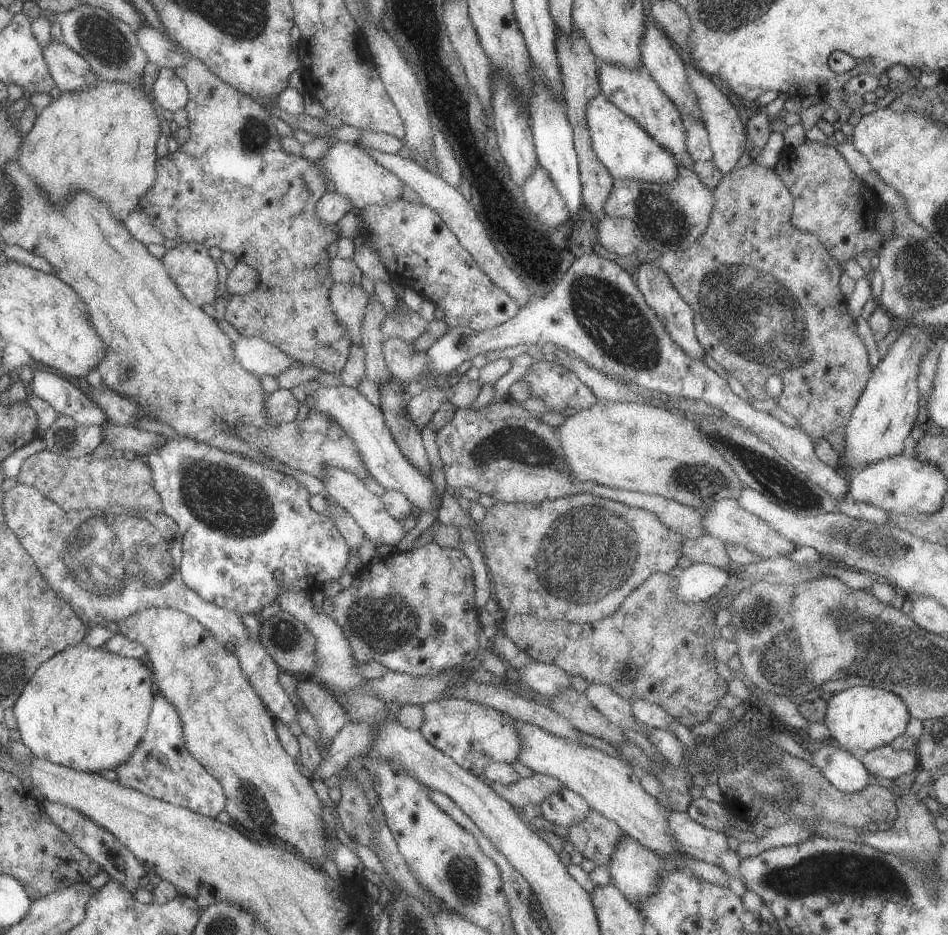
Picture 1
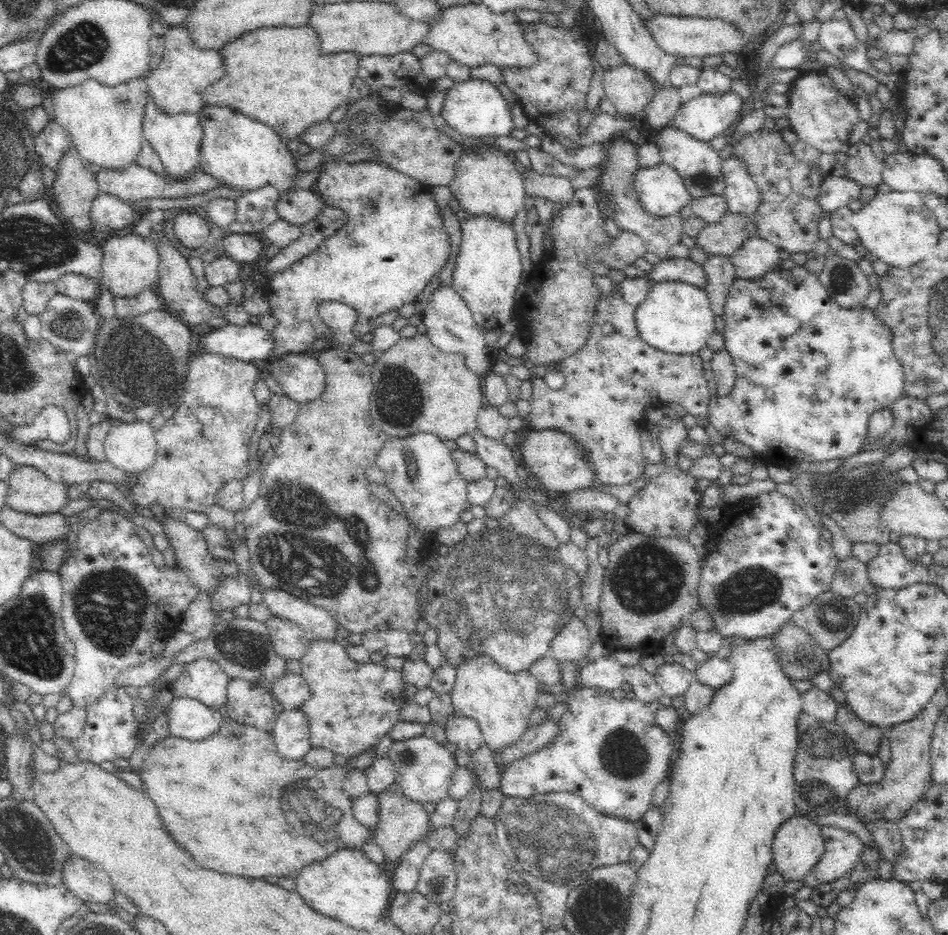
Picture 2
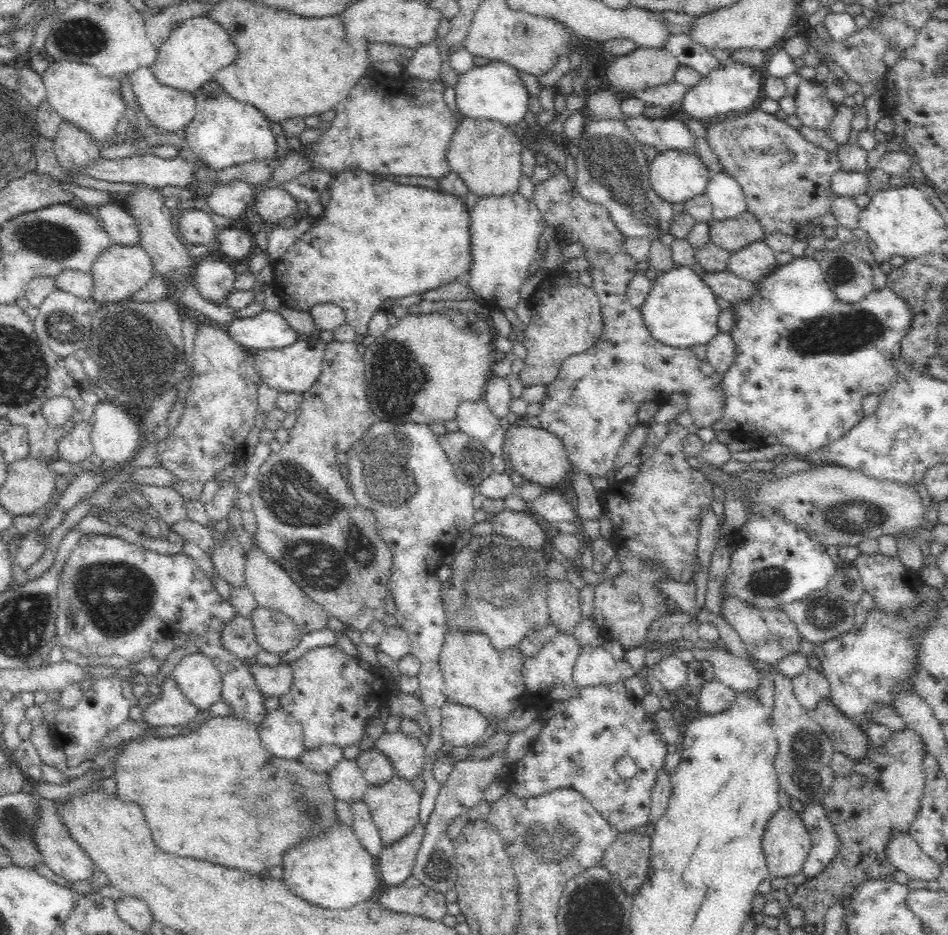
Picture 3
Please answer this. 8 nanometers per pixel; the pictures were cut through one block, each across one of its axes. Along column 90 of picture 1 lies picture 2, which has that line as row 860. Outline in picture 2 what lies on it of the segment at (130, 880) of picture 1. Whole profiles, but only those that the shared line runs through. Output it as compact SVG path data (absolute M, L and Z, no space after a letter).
M822 825L820 833L824 837L826 850L818 865L803 879L805 885L811 888L838 881L854 871L863 850L862 841L844 829Z

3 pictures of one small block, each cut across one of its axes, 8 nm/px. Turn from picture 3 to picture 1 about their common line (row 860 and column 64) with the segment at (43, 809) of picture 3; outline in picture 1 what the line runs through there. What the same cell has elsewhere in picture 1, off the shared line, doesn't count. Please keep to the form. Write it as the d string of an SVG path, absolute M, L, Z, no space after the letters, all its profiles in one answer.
M52 41L43 48L50 74L57 87L64 91L83 91L99 83L97 72L88 61L64 42Z

